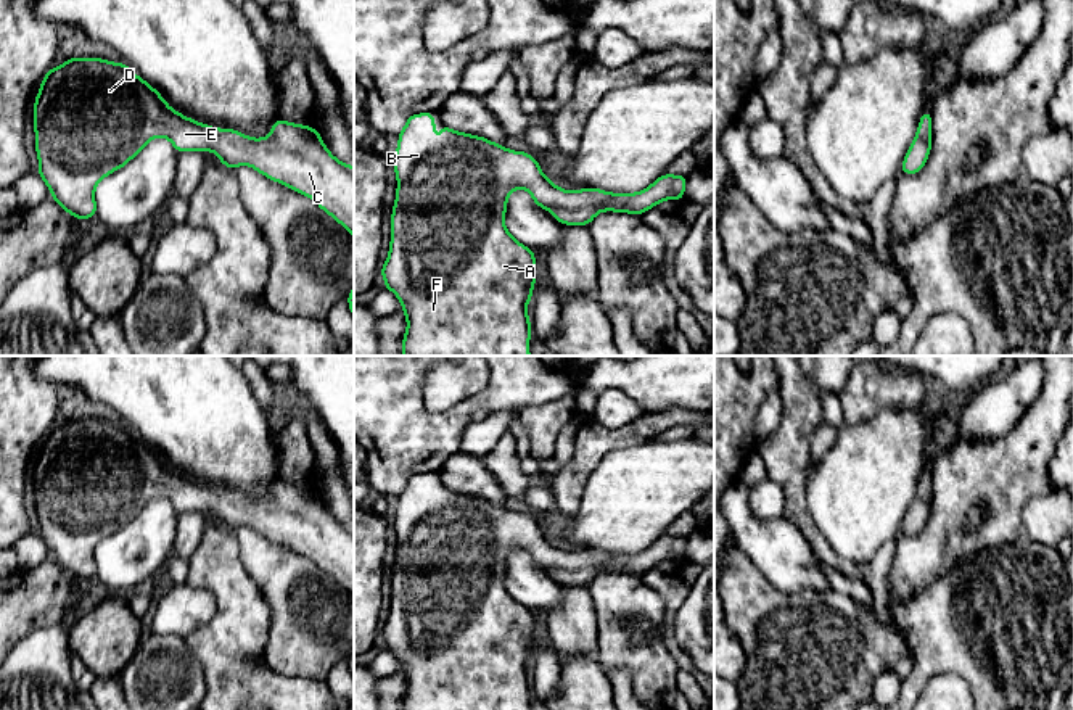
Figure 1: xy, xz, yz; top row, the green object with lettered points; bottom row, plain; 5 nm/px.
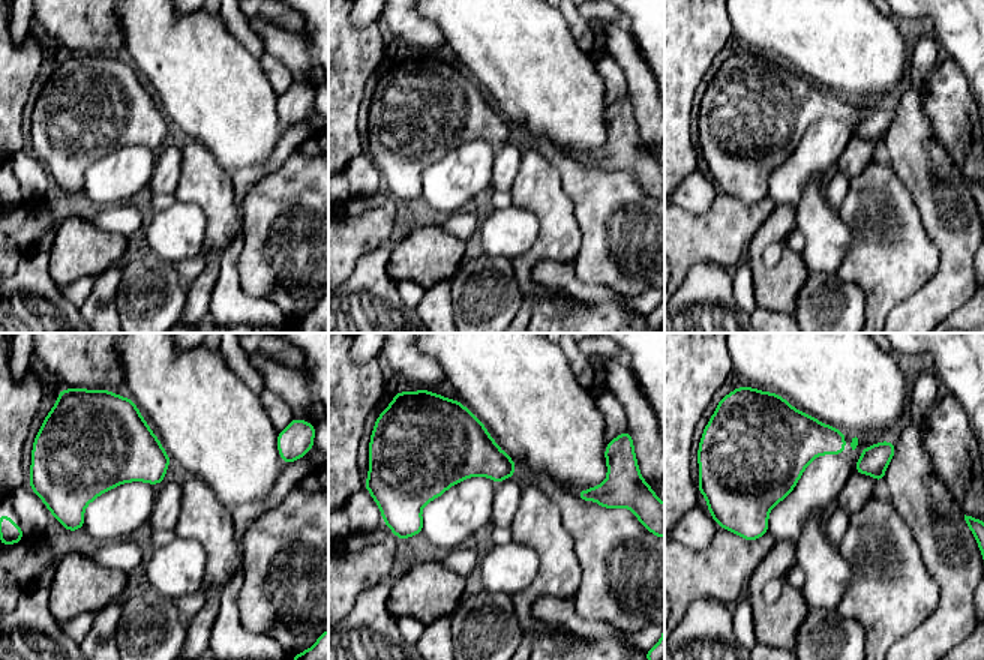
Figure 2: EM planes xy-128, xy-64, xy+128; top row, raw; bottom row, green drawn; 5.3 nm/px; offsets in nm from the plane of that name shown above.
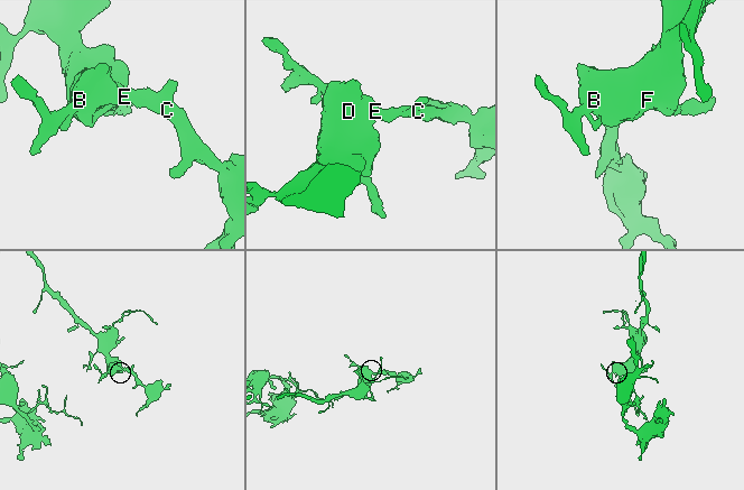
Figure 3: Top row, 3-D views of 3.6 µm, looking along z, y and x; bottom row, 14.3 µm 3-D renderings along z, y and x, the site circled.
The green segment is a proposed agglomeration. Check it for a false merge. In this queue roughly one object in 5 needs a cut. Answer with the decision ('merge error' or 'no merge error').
no merge error

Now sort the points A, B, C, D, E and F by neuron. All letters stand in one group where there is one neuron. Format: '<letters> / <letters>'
A B C D E F

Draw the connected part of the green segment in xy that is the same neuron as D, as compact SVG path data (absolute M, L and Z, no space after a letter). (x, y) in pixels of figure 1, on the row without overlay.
M71 417L42 440L34 464L39 536L51 559L79 581L97 576L98 543L124 528L154 497L167 499L177 514L214 512L220 525L248 525L267 539L314 560L354 597L354 526L343 525L310 486L277 480L269 497L251 499L233 489L217 489L172 470L158 451L124 423Z

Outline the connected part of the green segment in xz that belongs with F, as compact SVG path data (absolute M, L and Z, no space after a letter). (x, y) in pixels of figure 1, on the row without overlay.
M434 473L409 477L397 494L394 531L397 538L396 563L391 576L391 604L381 628L384 649L402 665L407 691L402 710L529 710L532 694L526 665L536 646L536 615L505 589L507 560L513 551L524 549L534 563L549 570L553 580L566 586L589 586L602 572L642 575L664 560L684 560L687 536L663 535L637 554L610 554L600 549L569 552L549 541L526 512L512 512L484 497L441 488L441 507L434 509Z

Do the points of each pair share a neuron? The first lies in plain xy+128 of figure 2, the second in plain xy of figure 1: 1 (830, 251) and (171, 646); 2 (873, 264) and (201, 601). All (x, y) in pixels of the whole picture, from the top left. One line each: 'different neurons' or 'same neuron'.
1: different neurons
2: different neurons

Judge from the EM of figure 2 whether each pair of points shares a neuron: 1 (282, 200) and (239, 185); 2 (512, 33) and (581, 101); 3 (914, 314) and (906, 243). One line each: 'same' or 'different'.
1: different
2: same
3: different

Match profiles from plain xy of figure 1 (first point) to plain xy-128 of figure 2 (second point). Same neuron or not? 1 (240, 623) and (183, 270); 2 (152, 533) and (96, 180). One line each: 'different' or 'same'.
1: different
2: same

